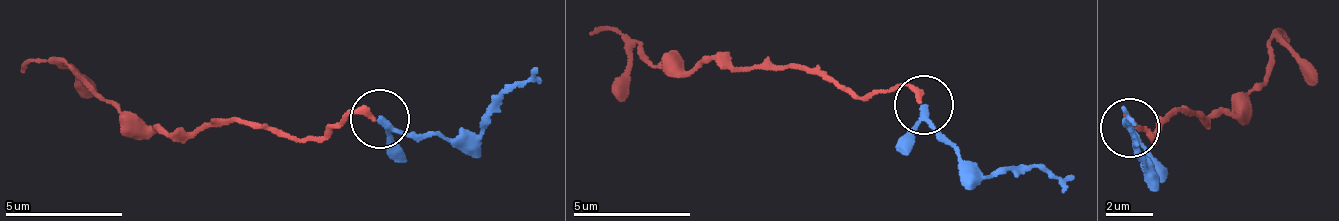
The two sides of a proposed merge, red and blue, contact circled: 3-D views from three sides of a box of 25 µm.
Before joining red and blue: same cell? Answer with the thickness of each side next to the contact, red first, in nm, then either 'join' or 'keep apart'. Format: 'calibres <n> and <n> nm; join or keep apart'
calibres 240 and 200 nm; join

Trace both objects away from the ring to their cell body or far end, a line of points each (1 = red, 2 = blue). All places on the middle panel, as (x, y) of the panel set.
1: (922, 101), (899, 85), (859, 93), (802, 67), (748, 69), (732, 64), (650, 67), (635, 48), (621, 100)
2: (922, 107), (973, 164), (989, 174), (1040, 170), (1061, 182), (1063, 195)

